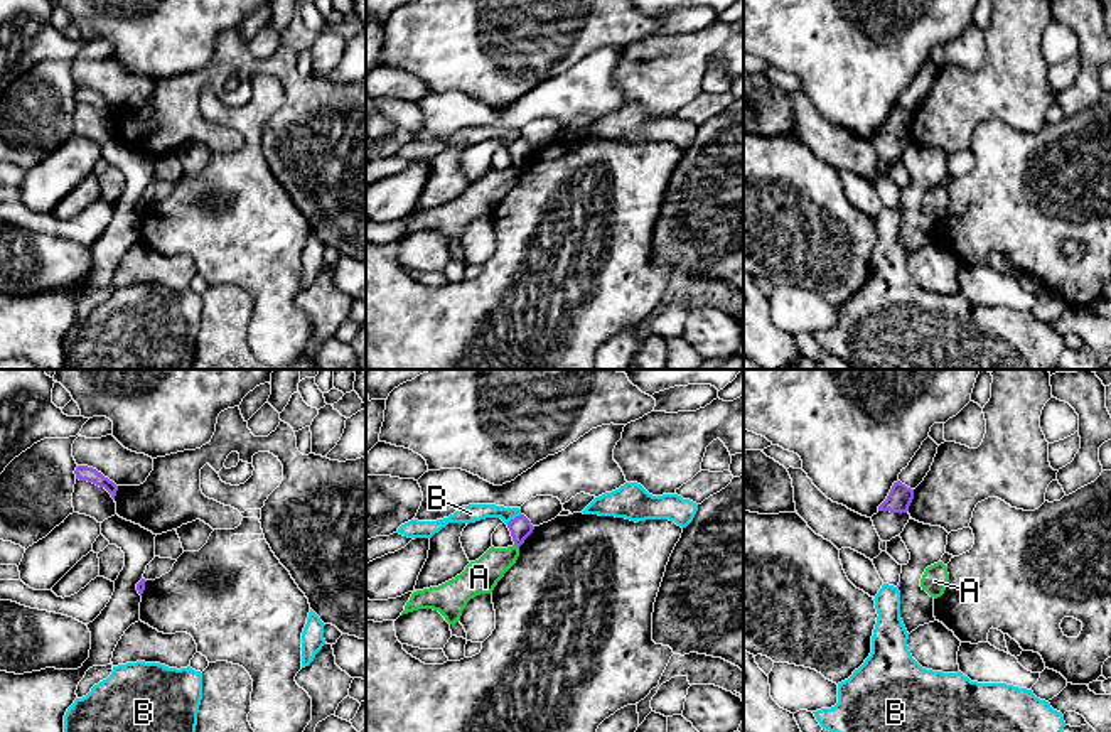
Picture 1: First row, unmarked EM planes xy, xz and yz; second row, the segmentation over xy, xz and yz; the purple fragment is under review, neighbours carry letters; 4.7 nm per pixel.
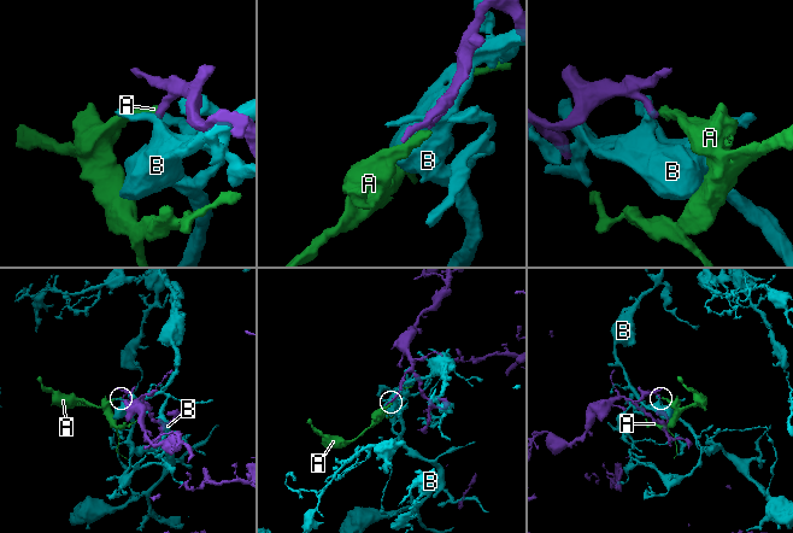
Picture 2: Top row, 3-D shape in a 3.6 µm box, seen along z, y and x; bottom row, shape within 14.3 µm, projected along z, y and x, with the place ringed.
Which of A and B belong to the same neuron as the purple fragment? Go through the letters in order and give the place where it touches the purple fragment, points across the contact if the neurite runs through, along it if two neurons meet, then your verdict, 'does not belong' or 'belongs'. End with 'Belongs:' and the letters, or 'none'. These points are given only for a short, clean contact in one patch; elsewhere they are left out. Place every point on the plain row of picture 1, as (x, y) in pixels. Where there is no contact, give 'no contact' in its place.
A: contact xz (516, 167); border xz (515, 166), (518, 169); does not belong
B: contact xz (515, 140); does not belong
Belongs: none

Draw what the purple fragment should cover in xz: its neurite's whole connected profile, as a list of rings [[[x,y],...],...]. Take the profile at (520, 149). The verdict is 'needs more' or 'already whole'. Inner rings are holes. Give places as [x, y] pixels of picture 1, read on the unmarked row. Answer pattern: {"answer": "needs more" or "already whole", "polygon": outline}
{"answer": "already whole", "polygon": [[[519,137],[514,142],[507,145],[507,150],[511,153],[513,164],[516,169],[521,169],[524,162],[533,155],[534,148],[531,143],[524,138]]]}

